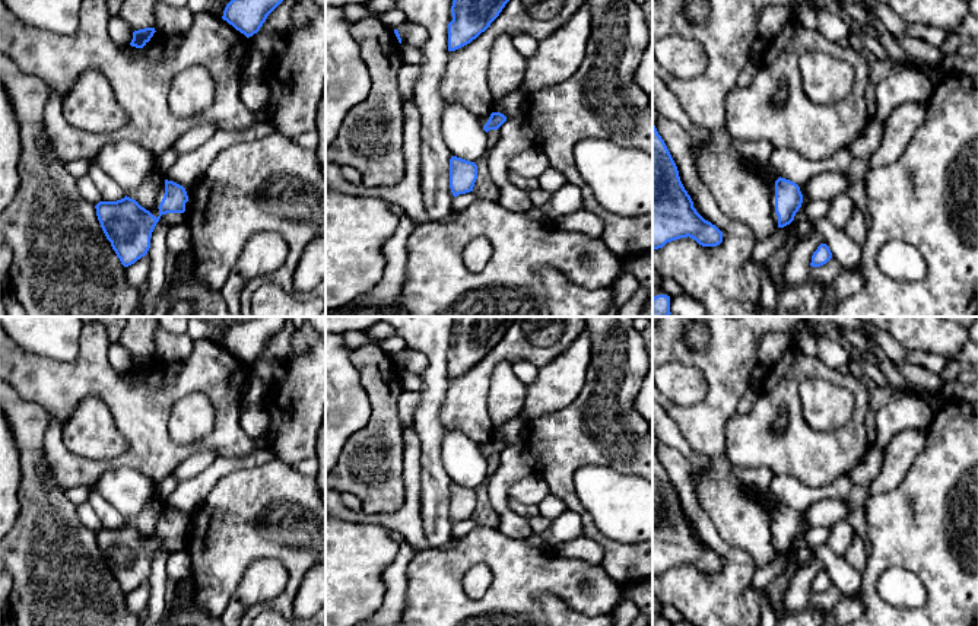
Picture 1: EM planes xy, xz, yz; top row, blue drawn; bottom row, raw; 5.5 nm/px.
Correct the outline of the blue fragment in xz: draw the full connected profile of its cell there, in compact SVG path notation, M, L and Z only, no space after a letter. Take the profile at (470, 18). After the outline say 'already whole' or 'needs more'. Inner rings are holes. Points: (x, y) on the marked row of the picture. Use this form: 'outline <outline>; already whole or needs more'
outline M453 0L448 51L455 51L485 32L509 0Z; already whole

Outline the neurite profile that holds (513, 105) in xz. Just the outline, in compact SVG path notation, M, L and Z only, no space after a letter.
M518 89L496 101L492 107L492 111L504 114L507 120L509 118L524 120L527 99L528 93Z

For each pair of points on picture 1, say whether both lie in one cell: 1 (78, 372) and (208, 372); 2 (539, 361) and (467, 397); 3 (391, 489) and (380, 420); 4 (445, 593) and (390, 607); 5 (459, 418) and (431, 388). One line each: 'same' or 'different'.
1: same
2: same
3: same
4: different
5: different

